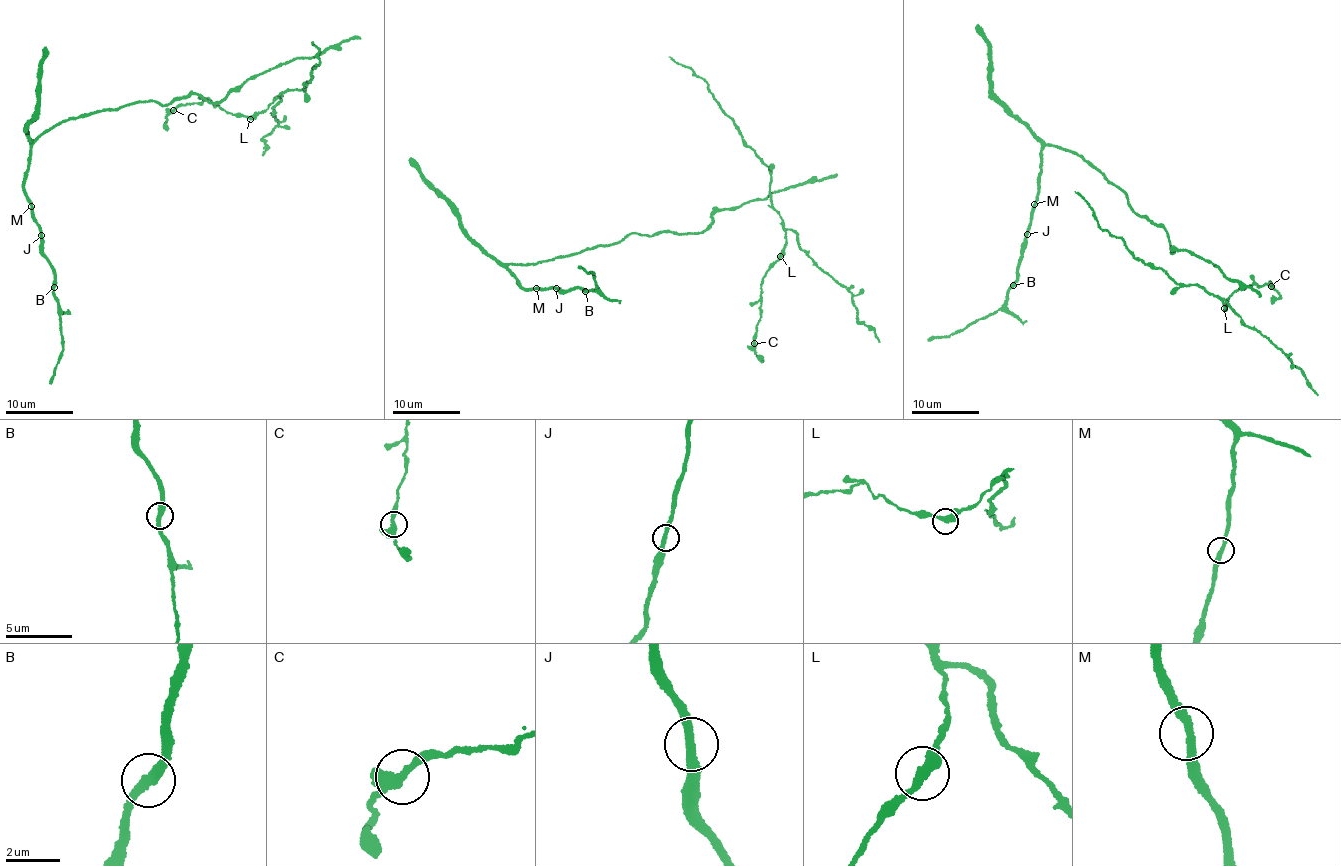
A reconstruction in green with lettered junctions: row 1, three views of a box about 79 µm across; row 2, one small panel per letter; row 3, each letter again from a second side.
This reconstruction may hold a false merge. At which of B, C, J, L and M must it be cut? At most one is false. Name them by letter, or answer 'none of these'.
none of these

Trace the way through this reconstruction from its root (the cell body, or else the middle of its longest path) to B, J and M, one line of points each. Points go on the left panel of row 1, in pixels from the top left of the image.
B: (138, 102), (56, 123), (35, 139), (30, 151), (24, 195), (40, 232), (41, 254), (53, 271), (54, 286)
J: (138, 102), (56, 123), (38, 134), (30, 151), (24, 195), (41, 235)
M: (138, 102), (56, 123), (38, 134), (30, 151), (24, 182), (24, 195), (31, 206)

